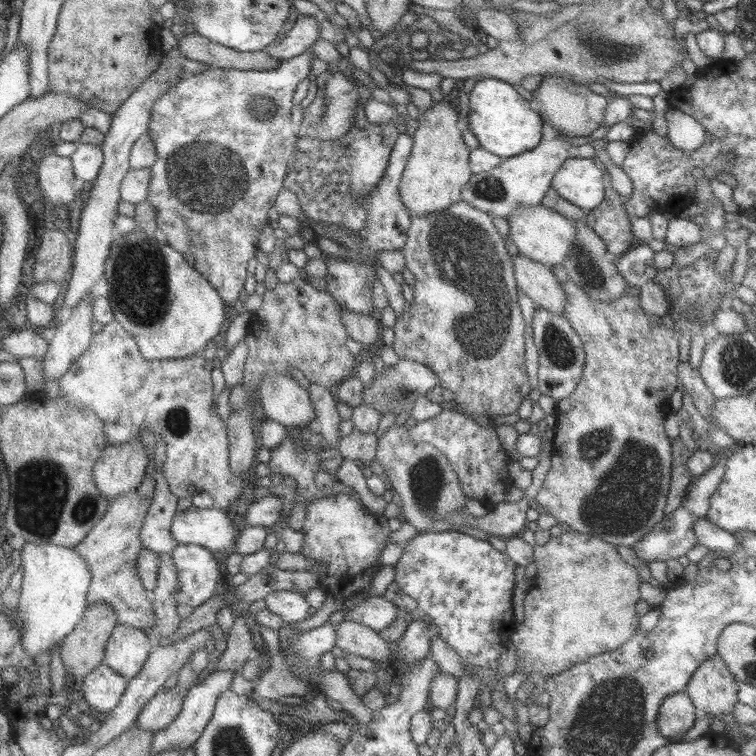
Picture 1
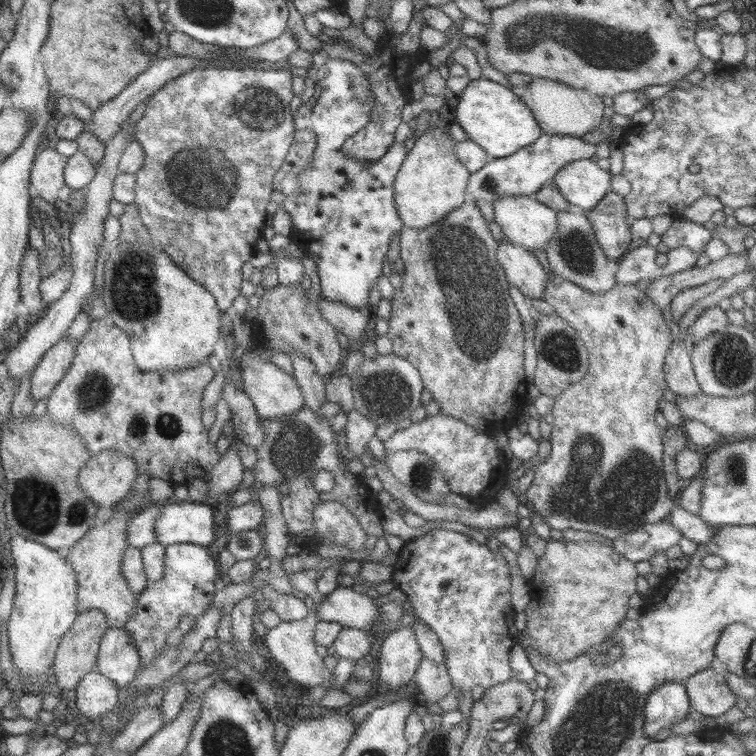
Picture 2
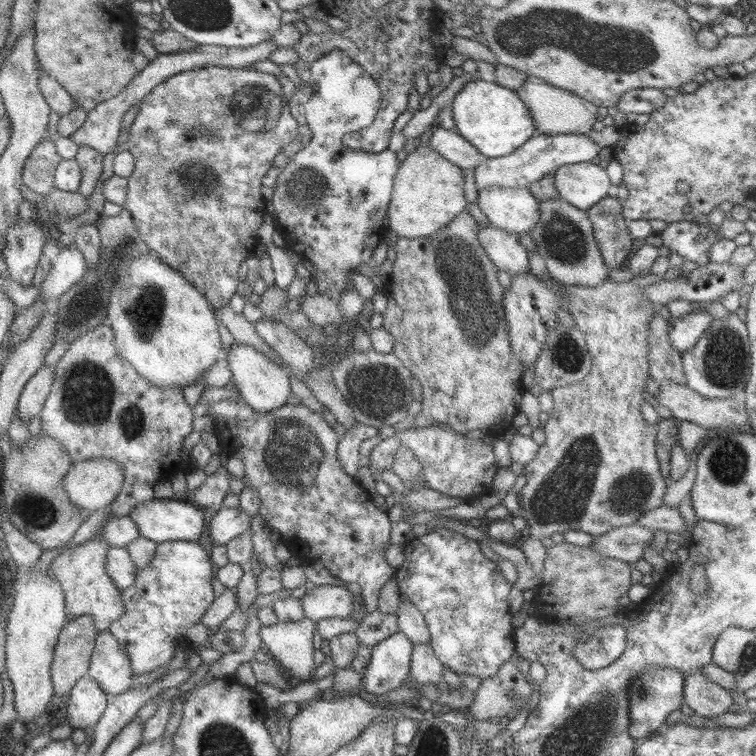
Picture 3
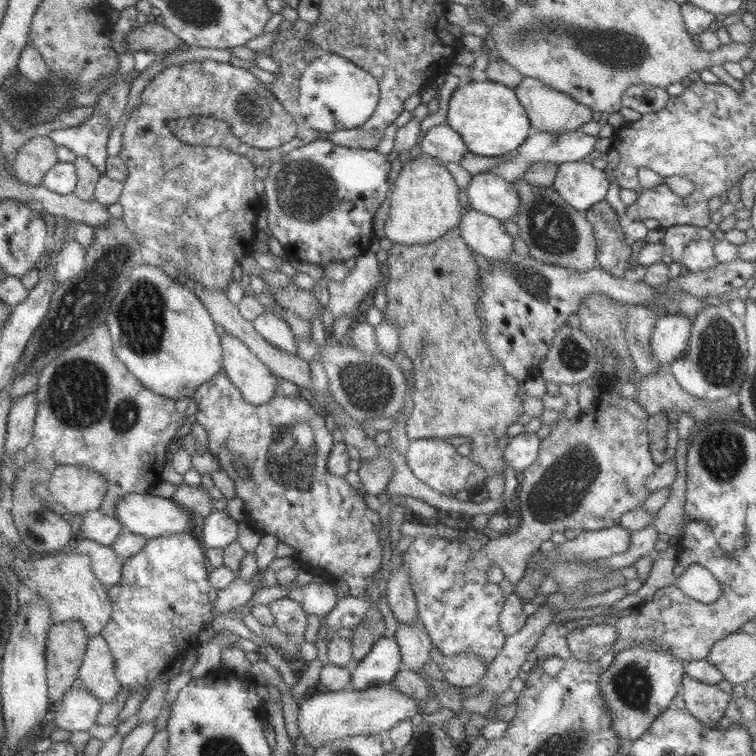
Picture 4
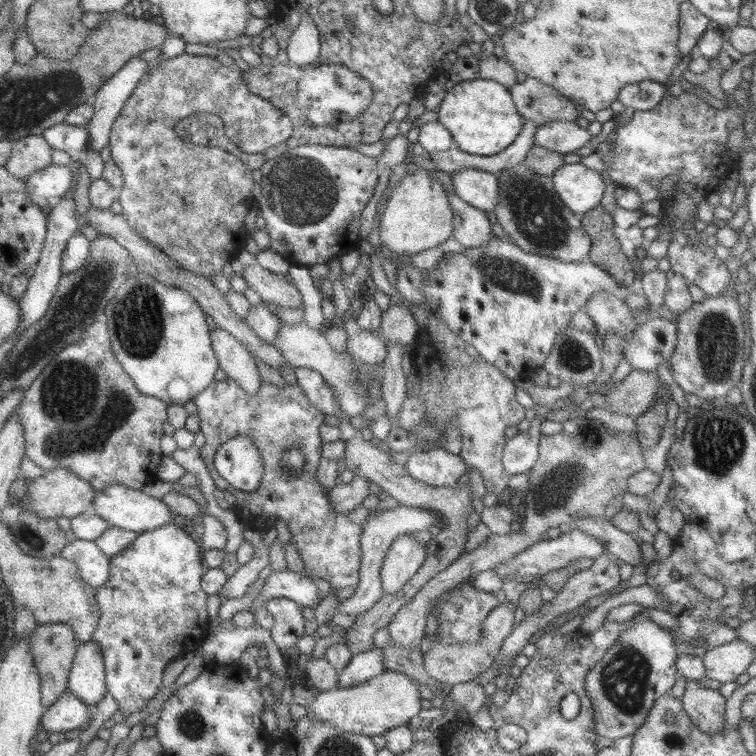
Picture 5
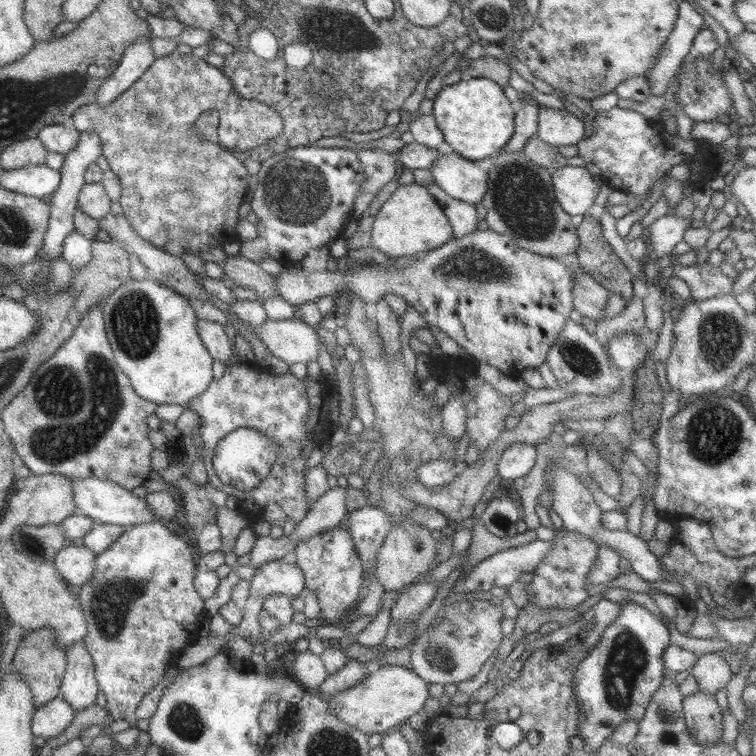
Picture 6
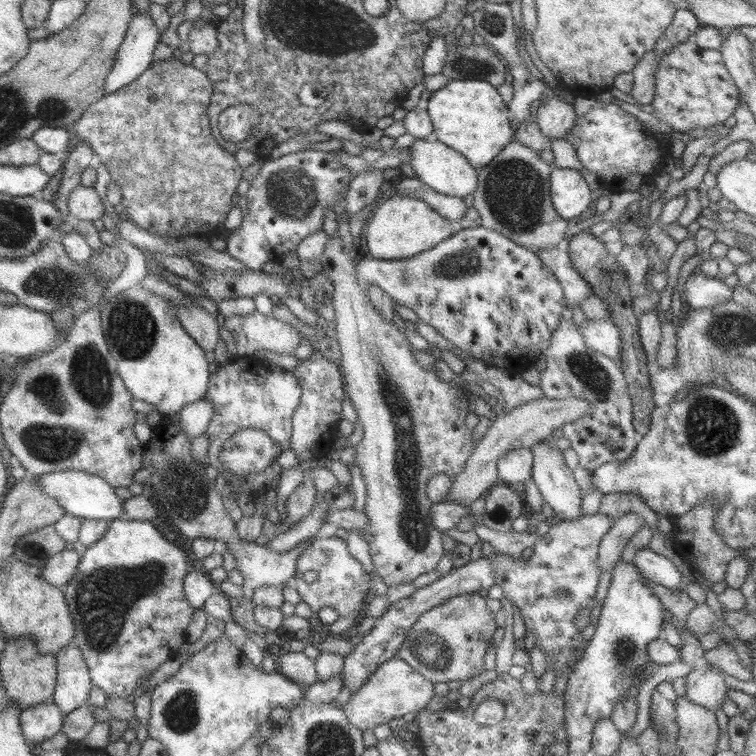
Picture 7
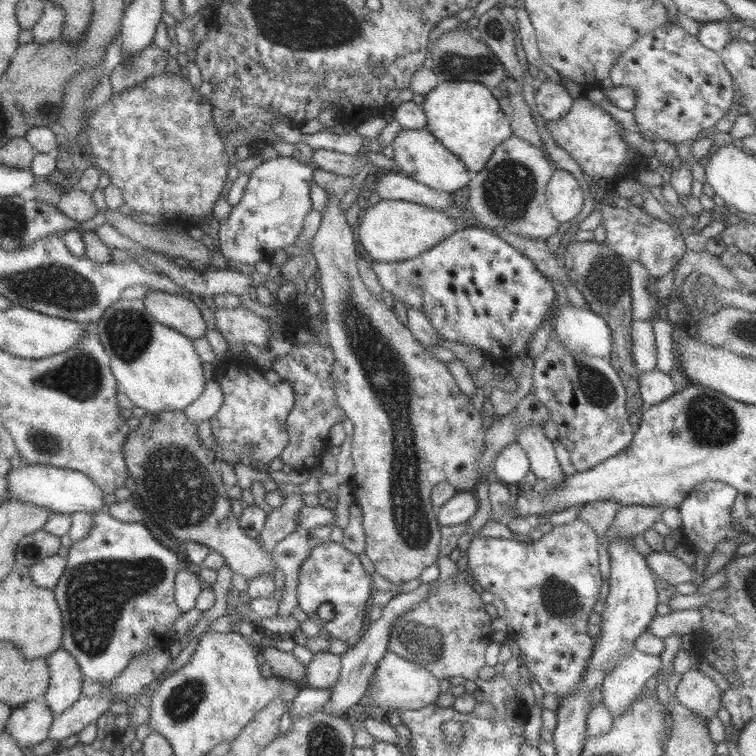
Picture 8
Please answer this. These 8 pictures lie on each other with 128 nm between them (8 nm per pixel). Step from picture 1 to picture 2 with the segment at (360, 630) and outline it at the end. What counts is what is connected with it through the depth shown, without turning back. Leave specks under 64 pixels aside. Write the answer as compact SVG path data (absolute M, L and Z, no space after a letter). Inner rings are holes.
M342 627L331 643L331 648L336 657L357 661L362 660L362 657L369 653L372 643L372 639L365 631Z

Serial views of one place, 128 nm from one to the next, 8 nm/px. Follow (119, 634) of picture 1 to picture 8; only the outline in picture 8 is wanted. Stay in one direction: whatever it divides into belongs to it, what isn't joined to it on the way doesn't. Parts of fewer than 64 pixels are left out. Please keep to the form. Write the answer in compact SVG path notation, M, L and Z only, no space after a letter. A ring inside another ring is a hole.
M59 648L45 657L49 682L43 693L44 704L51 714L58 715L71 707L81 693L81 680L77 662L69 652Z

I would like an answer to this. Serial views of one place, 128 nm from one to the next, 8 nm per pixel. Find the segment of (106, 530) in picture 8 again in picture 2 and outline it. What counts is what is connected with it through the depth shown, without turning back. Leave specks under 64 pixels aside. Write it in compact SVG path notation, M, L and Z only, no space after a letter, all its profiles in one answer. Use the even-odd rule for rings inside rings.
M170 544L164 548L161 579L147 582L143 591L135 597L133 615L129 615L129 619L121 625L121 629L131 636L140 667L159 656L167 632L177 626L179 618L191 616L196 619L209 607L219 581L216 565L208 550L196 544Z

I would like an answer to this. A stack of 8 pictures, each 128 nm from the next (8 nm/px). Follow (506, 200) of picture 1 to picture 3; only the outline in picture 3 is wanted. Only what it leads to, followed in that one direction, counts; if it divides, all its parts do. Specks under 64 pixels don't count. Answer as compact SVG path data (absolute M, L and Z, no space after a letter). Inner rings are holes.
M533 134L519 148L505 156L486 158L473 169L475 190L499 186L505 188L528 188L529 183L539 181L543 175L554 174L555 169L582 162L589 162L597 155L600 147L587 137L587 134Z

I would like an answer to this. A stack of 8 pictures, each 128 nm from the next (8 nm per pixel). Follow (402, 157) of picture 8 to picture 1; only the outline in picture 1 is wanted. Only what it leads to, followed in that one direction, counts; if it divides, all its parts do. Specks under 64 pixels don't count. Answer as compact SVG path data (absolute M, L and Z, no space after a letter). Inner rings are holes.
M541 204L515 209L506 219L506 224L509 226L509 240L519 255L549 268L562 265L565 255L571 251L571 245L575 242L573 222Z

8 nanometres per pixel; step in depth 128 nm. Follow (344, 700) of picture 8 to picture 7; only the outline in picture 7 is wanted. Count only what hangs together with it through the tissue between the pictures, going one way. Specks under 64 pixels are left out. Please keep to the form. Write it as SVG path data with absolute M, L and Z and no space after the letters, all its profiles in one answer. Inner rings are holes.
M478 559L474 562L467 562L426 586L415 588L409 597L388 605L381 616L375 619L374 626L363 634L361 641L354 644L353 649L343 656L343 666L340 670L341 678L343 678L343 696L348 697L355 693L367 676L375 672L377 665L396 657L396 652L405 640L409 627L415 623L419 615L453 596L469 595L474 592L484 593L493 585L493 572L494 567L489 565L487 560Z

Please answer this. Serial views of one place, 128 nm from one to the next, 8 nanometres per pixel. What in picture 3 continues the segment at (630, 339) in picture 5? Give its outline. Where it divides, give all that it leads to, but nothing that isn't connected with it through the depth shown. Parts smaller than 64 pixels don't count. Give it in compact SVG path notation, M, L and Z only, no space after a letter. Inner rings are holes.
M701 310L678 318L670 317L666 320L669 346L681 354L687 351L709 327L711 319L713 318L709 314Z

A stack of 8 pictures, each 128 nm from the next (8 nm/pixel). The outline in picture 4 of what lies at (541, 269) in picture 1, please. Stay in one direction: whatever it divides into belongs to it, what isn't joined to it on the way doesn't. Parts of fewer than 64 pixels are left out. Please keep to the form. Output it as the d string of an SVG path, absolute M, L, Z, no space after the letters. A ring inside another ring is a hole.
M473 209L463 210L456 226L467 248L487 261L501 261L513 253L513 238L491 216Z

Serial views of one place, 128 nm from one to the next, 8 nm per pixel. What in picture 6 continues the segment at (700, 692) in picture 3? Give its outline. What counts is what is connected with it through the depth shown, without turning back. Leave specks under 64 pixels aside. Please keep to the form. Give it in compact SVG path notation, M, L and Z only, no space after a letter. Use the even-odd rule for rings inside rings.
M695 692L683 697L680 706L685 726L699 746L719 742L722 733L722 713L714 695Z

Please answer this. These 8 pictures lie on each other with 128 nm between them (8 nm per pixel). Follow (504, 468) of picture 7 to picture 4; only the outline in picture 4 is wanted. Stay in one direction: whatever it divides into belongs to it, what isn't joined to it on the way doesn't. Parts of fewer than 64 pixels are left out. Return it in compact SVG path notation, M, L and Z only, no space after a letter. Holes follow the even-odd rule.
M524 432L513 436L502 450L502 460L516 473L522 473L536 460L539 444L535 433Z

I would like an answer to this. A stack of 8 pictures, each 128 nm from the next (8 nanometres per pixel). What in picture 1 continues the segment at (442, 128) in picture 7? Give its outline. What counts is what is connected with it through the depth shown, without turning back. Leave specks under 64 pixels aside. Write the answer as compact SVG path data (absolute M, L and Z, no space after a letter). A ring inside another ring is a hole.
M481 79L473 84L468 99L469 128L483 150L504 159L531 150L539 143L542 125L539 114L529 109L529 101L509 84L497 79Z

